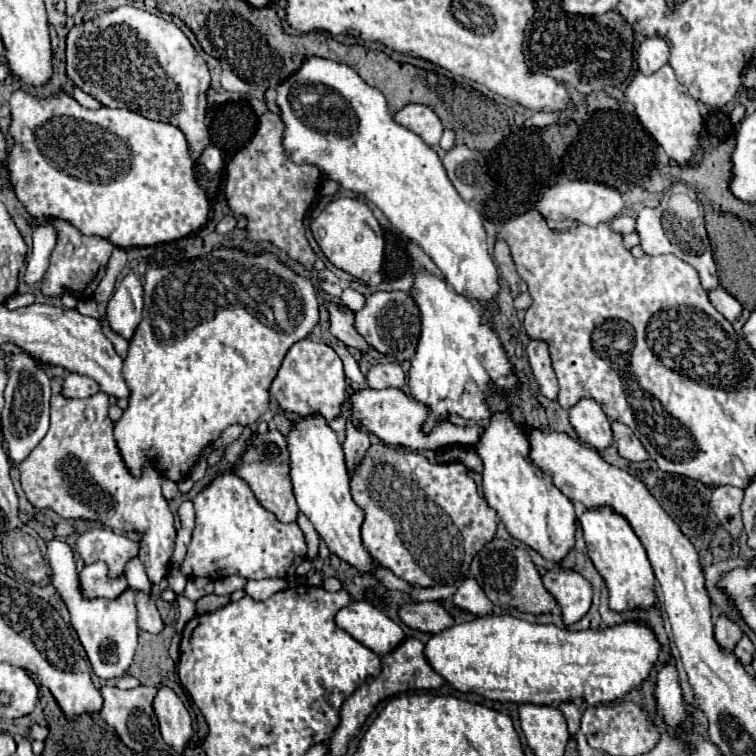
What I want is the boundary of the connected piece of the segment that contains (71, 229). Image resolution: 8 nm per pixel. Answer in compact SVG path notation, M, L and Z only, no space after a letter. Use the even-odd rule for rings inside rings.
M31 218L31 228L37 230L37 226L41 224L51 224L57 230L57 244L51 252L51 260L49 260L49 268L47 274L43 276L41 282L41 292L47 298L61 298L65 292L71 292L77 298L91 298L95 288L99 286L101 278L105 276L107 270L107 262L111 252L115 250L115 246L105 240L105 238L89 238L83 236L73 224L59 220L59 218Z

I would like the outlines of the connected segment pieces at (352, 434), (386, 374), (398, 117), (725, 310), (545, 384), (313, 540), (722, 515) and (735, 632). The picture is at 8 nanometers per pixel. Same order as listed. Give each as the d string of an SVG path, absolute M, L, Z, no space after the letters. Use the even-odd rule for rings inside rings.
M345 412L345 416L347 416L347 438L343 442L343 452L345 452L347 470L353 472L363 462L363 458L369 450L369 436L351 424L351 418L347 412Z
M375 364L365 374L369 388L401 388L405 384L405 374L397 364Z
M407 104L393 118L397 124L421 136L427 146L435 146L443 134L441 118L429 106L423 104Z
M723 288L709 290L707 294L709 294L709 302L711 302L729 322L733 322L735 318L741 316L741 310L743 310L741 304L739 304L731 294L727 294Z
M531 340L529 346L527 346L527 356L529 356L529 364L531 364L531 370L533 370L533 376L539 384L541 394L549 400L557 400L559 384L557 384L557 376L551 368L551 358L549 358L547 344Z
M299 514L297 524L299 524L299 528L301 528L303 534L305 534L305 542L307 542L307 558L309 558L309 560L317 558L317 554L319 554L319 534L317 534L317 530L313 528L313 524L311 524L303 514Z
M719 486L713 490L711 496L711 508L715 516L733 538L737 538L743 532L741 510L739 510L741 500L743 500L743 490L735 486Z
M719 614L715 618L715 640L719 642L719 646L723 646L725 650L733 650L739 638L741 638L741 628L737 626L737 622L731 620L731 616L727 614Z

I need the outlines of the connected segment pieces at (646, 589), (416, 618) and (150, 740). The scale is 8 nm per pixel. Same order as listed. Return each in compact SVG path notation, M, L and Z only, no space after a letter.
M611 508L587 510L581 518L581 528L587 542L587 554L593 560L597 572L603 576L609 590L609 608L613 612L629 612L629 610L649 610L659 604L657 580L647 560L645 548L627 524L627 520L615 514Z
M417 602L417 604L403 604L399 608L399 618L413 630L439 634L445 628L451 628L455 622L445 612L439 602Z
M115 686L101 688L101 696L105 700L101 716L107 720L109 726L115 728L115 732L123 740L123 744L135 754L151 750L161 738L159 722L157 722L157 716L153 714L153 706L151 706L155 694L157 694L155 686L137 686L133 690L119 690Z

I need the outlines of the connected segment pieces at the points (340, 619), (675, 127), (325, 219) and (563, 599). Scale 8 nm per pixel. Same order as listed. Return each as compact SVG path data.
M353 602L337 612L337 626L347 630L355 640L371 648L377 656L393 652L407 634L369 602Z
M669 64L653 72L651 76L645 76L641 72L635 72L631 80L627 80L625 98L635 106L635 114L639 116L641 124L653 134L653 138L663 146L669 158L673 158L677 164L687 164L695 150L699 148L697 134L703 128L703 118L699 114L697 100L685 90L683 84L677 82L675 72Z
M345 196L331 200L325 206L325 210L319 214L319 218L311 222L311 232L319 248L327 256L327 260L337 268L349 272L351 276L369 282L371 274L381 270L383 248L385 248L383 230L365 202L357 198L345 198Z
M553 568L543 574L543 584L561 604L567 626L581 620L591 608L591 584L581 574L567 568Z

